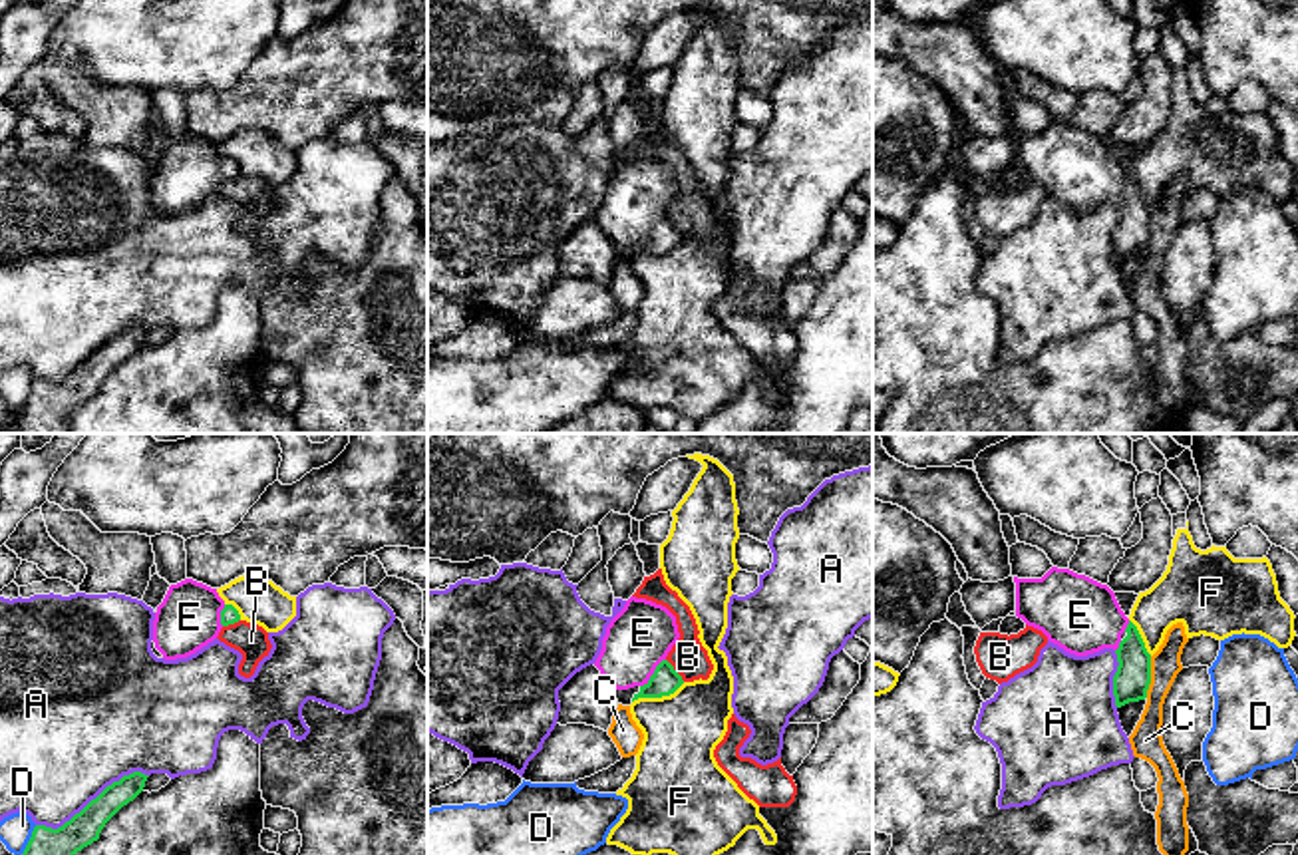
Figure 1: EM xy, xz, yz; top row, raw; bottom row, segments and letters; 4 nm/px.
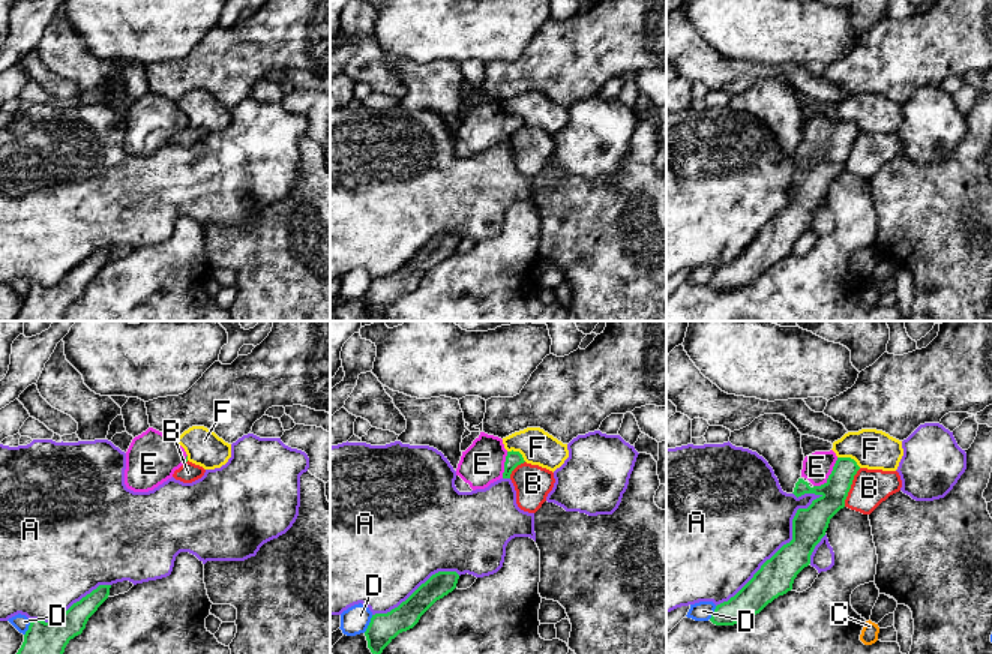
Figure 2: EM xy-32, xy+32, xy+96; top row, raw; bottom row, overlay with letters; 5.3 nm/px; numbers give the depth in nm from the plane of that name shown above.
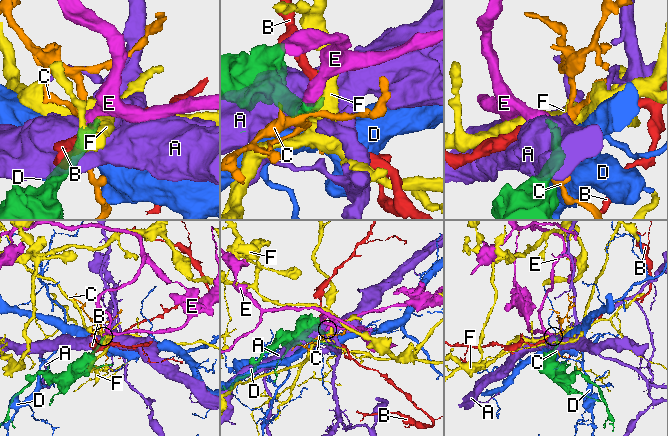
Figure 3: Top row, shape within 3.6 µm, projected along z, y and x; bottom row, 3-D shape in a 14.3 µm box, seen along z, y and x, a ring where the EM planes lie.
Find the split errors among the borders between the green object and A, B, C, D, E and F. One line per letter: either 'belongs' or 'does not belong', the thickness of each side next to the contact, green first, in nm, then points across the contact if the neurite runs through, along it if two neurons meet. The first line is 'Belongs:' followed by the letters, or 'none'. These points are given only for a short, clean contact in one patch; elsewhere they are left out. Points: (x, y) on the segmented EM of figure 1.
Belongs: E
A: does not belong | 140/480 nm
B: does not belong | 120/150 nm | along xz (666, 659), (684, 681)
C: does not belong | 150/120 nm | along yz (1151, 657), (1151, 683), (1145, 696)
D: does not belong | 140/130 nm
E: belongs | 120/260 nm | across xz (664, 681), (654, 673), (643, 661), (643, 633)
F: does not belong | 120/300 nm | along xz (684, 683), (668, 694), (639, 696), (633, 702)

